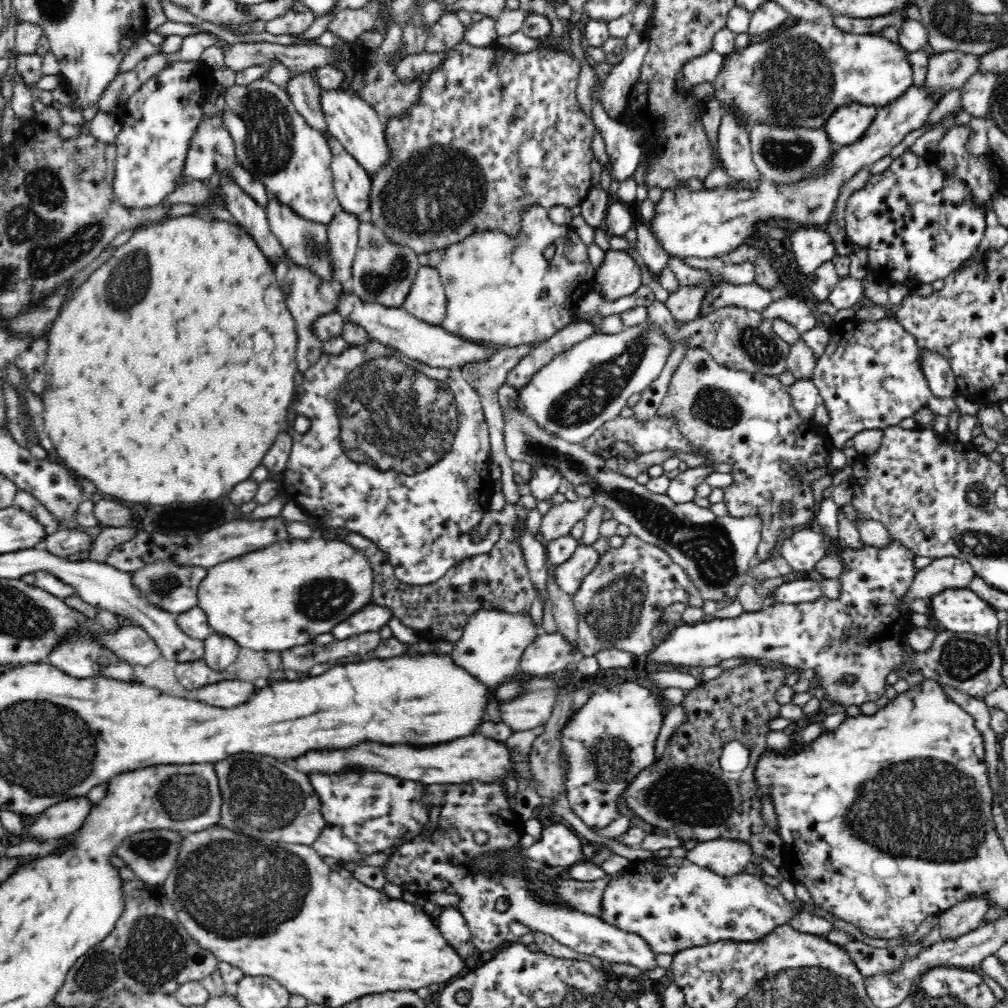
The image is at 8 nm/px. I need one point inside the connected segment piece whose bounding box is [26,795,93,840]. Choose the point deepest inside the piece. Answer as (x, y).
(61, 819)

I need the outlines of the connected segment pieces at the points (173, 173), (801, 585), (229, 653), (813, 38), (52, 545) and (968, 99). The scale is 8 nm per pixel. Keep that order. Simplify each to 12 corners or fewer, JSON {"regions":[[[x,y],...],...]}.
{"regions":[[[172,62],[124,103],[113,199],[148,210],[176,188],[216,84]],[[794,580],[776,586],[769,593],[781,604],[816,602],[817,581]],[[213,632],[203,641],[204,663],[224,673],[238,656],[233,640]],[[815,21],[736,47],[711,82],[744,129],[823,129],[912,83],[908,52]],[[60,528],[45,538],[62,559],[88,553],[93,539],[83,528]],[[976,72],[960,88],[960,108],[987,118],[996,76]]]}

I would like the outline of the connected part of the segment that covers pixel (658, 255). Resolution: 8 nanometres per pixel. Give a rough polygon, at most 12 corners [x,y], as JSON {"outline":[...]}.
{"outline":[[638,225],[634,246],[656,277],[667,268],[669,256],[648,230]]}

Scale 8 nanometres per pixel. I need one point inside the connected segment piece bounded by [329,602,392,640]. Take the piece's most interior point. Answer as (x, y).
(370, 618)

